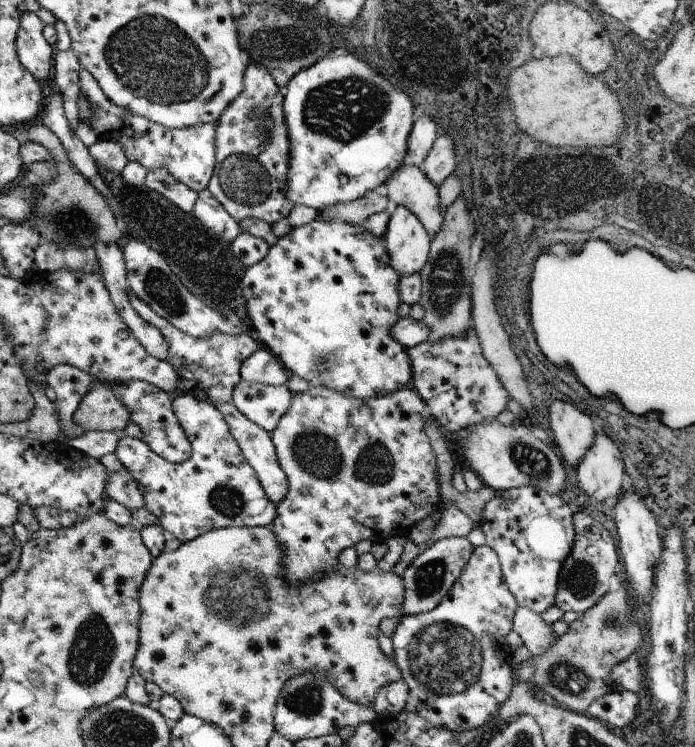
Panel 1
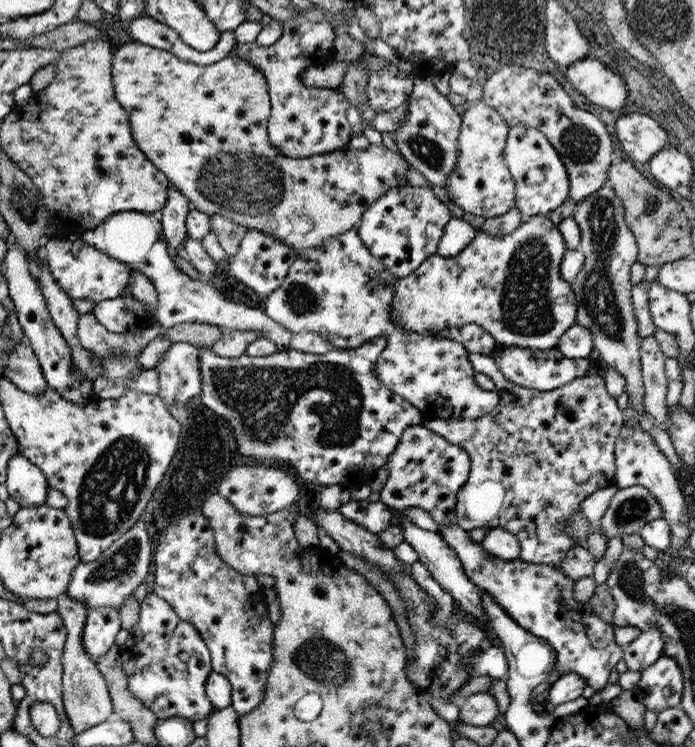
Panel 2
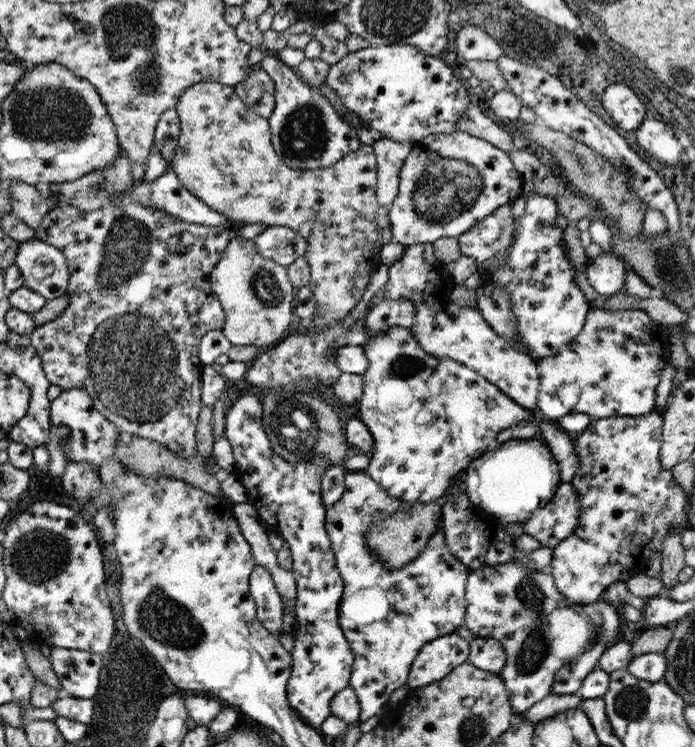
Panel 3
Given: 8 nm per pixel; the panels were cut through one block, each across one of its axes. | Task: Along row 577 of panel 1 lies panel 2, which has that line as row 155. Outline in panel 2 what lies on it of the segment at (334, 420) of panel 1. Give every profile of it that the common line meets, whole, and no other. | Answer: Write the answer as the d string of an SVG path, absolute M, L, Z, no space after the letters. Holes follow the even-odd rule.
M315 8L299 10L293 18L283 22L281 38L267 46L249 46L235 48L235 54L247 56L253 60L263 76L267 78L267 92L271 102L271 114L267 120L267 138L269 144L285 158L311 158L331 152L341 152L351 146L351 126L347 122L347 112L351 102L339 88L309 88L301 82L301 74L315 64L327 64L327 58L333 58L333 28L331 22Z

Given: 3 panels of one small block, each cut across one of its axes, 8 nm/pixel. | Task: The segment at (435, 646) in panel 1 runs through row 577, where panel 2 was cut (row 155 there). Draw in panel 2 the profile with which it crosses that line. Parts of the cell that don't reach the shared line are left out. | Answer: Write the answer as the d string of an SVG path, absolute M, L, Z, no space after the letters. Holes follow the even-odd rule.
M475 100L469 106L465 102L465 112L461 112L461 134L459 134L461 160L459 160L459 168L457 168L455 176L451 176L451 180L445 184L445 190L447 190L449 198L463 212L479 216L483 220L495 220L495 218L503 216L505 212L513 212L517 208L517 202L515 202L515 180L509 176L509 170L507 170L505 162L503 162L505 138L507 138L507 124L503 122L503 118L499 116L499 112L495 108L491 108L483 100Z

